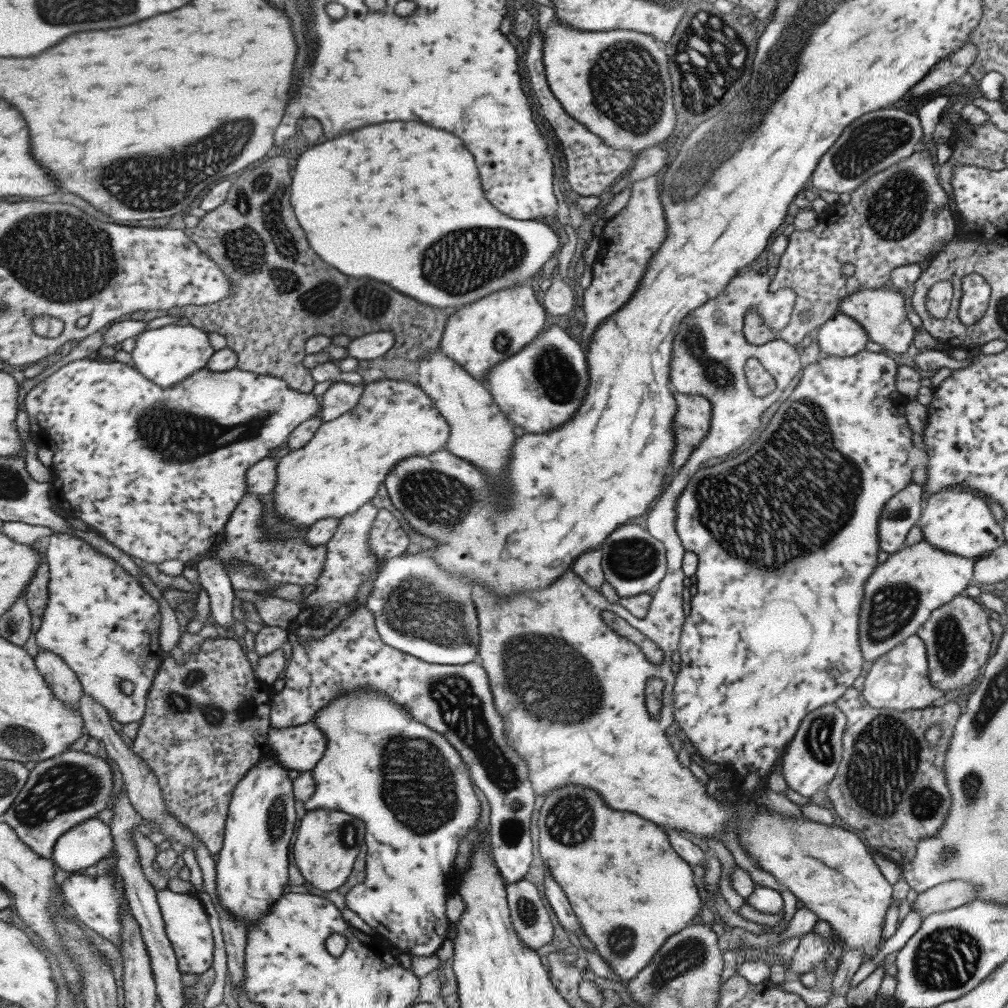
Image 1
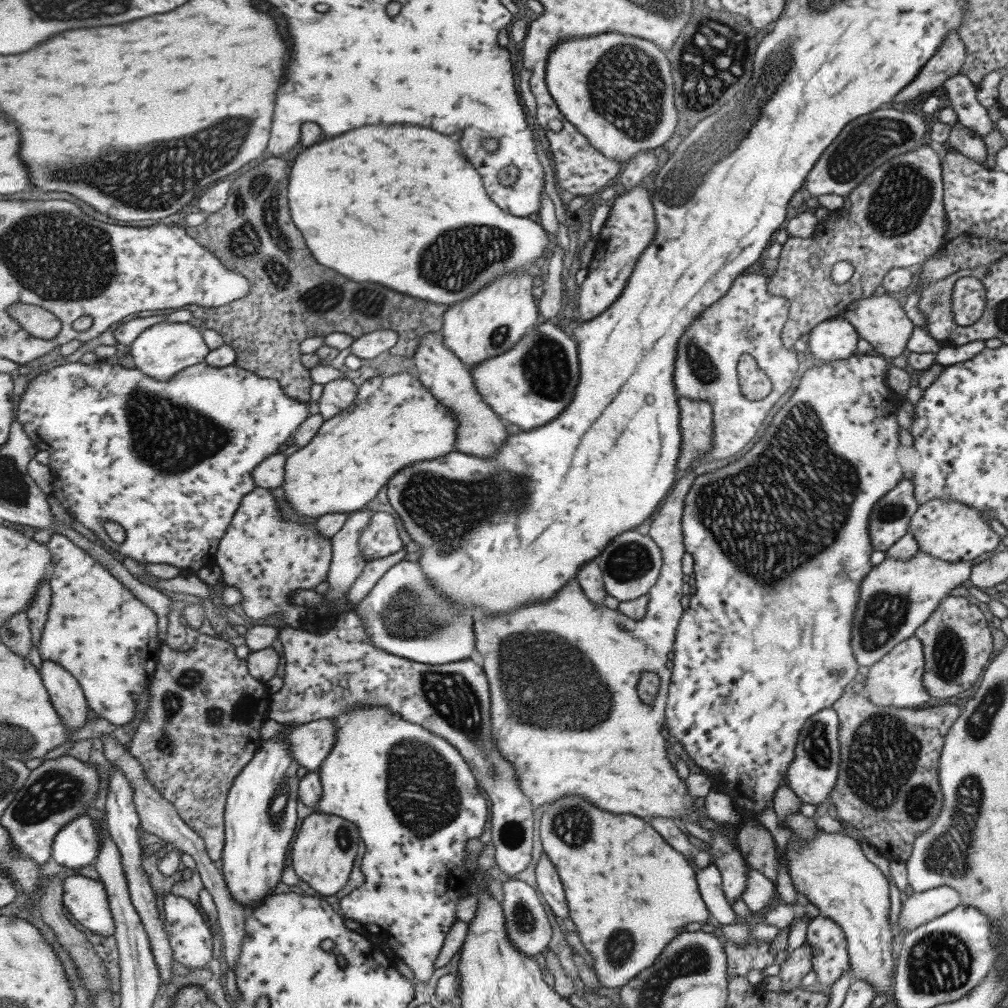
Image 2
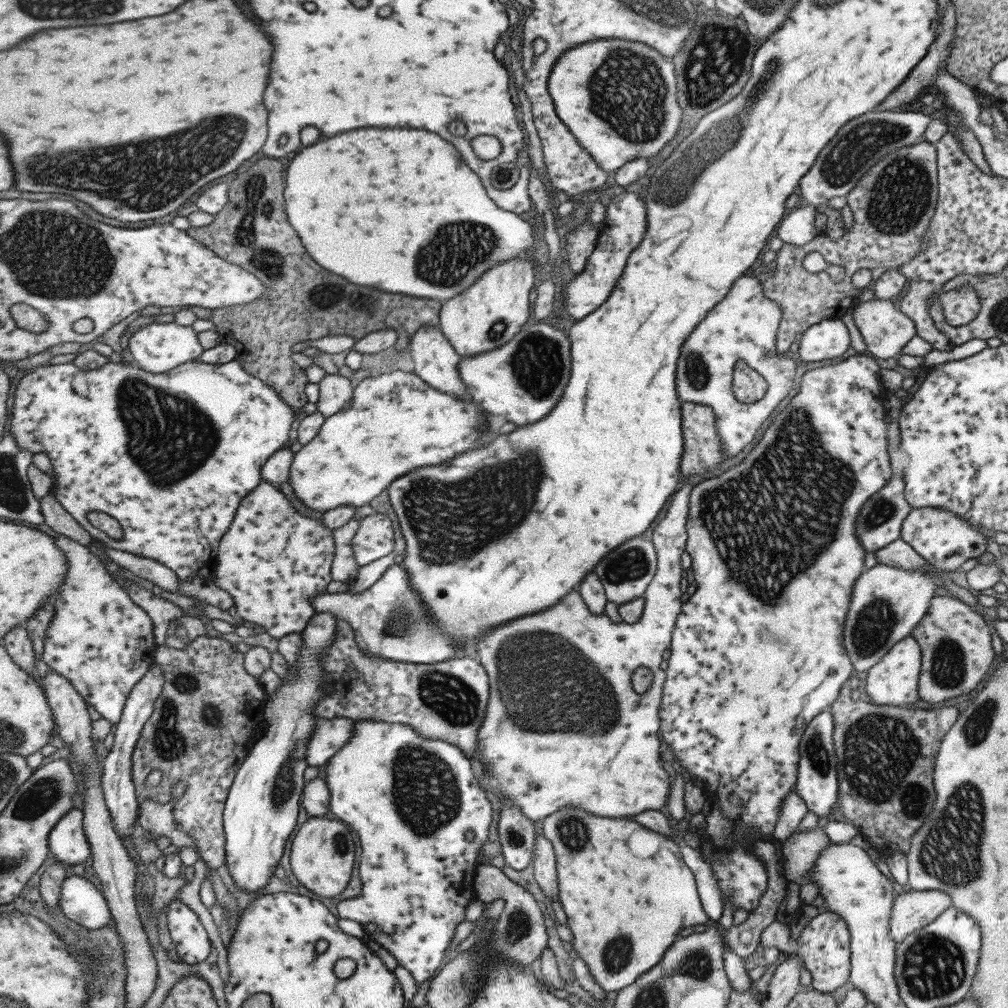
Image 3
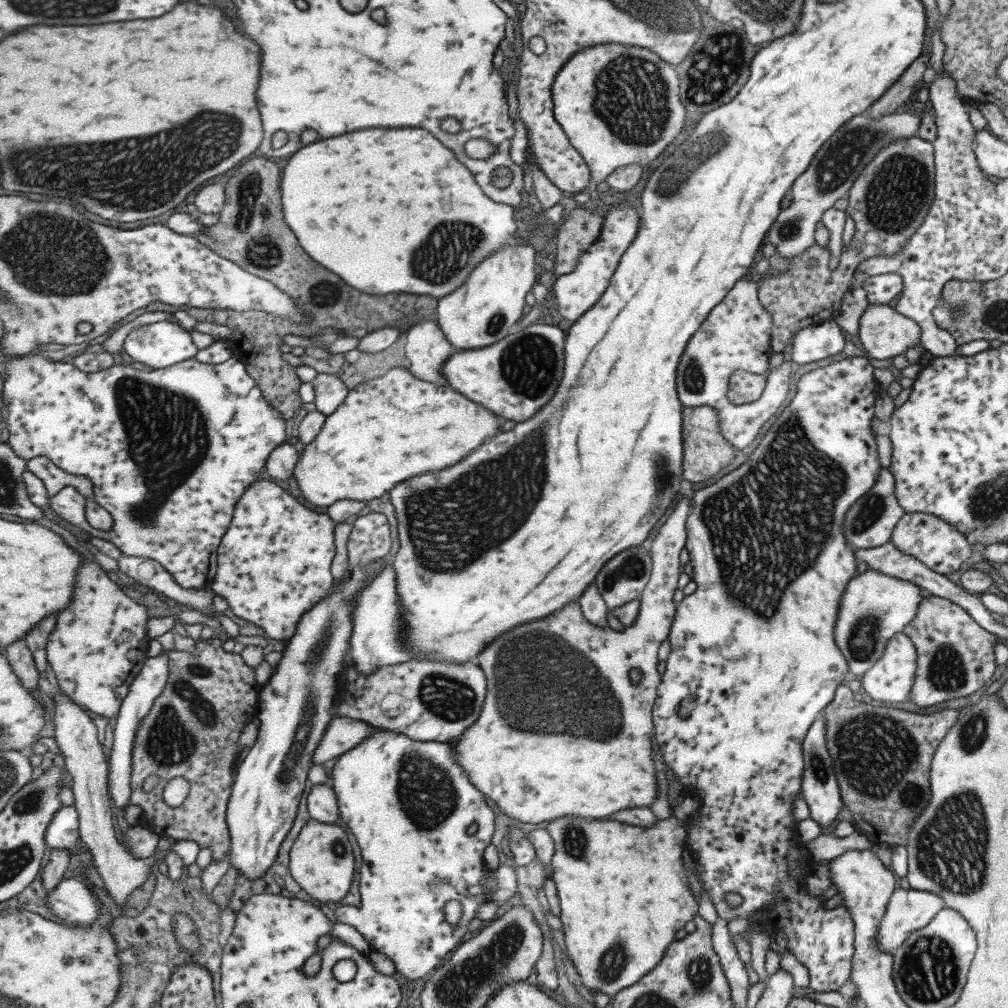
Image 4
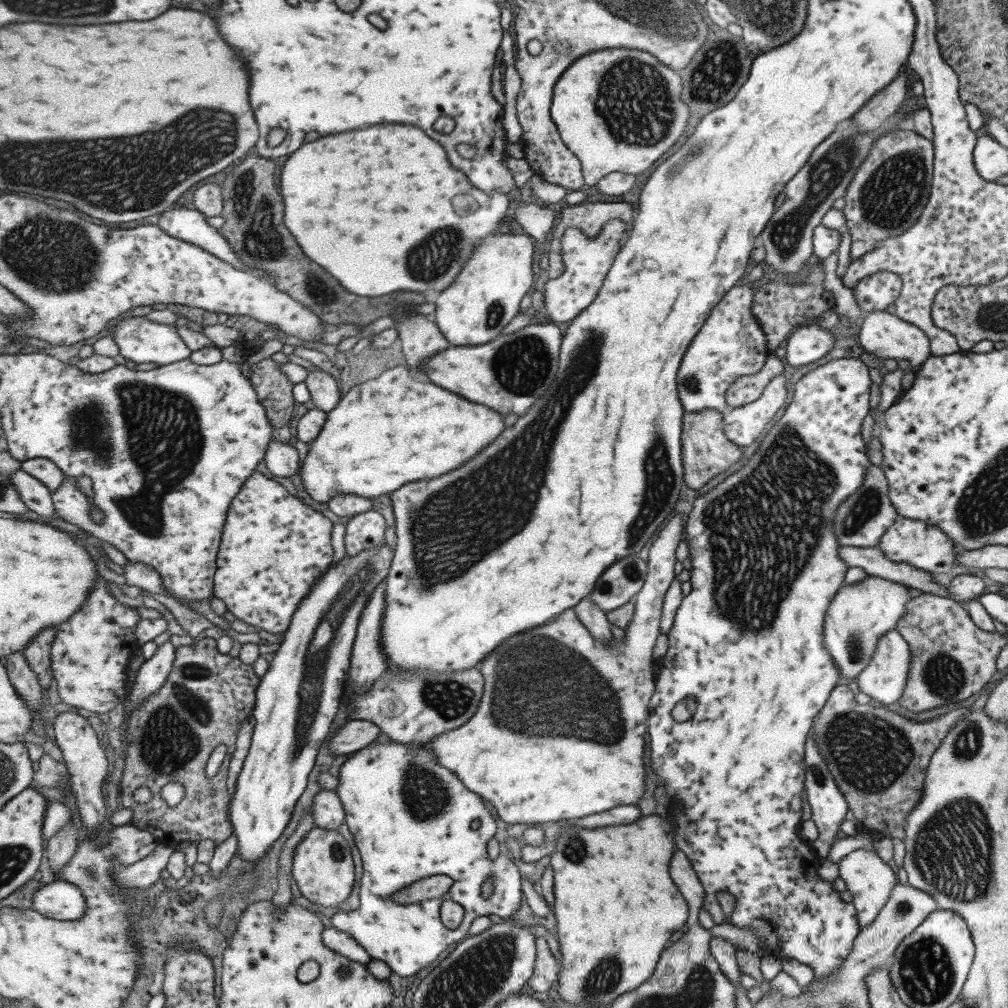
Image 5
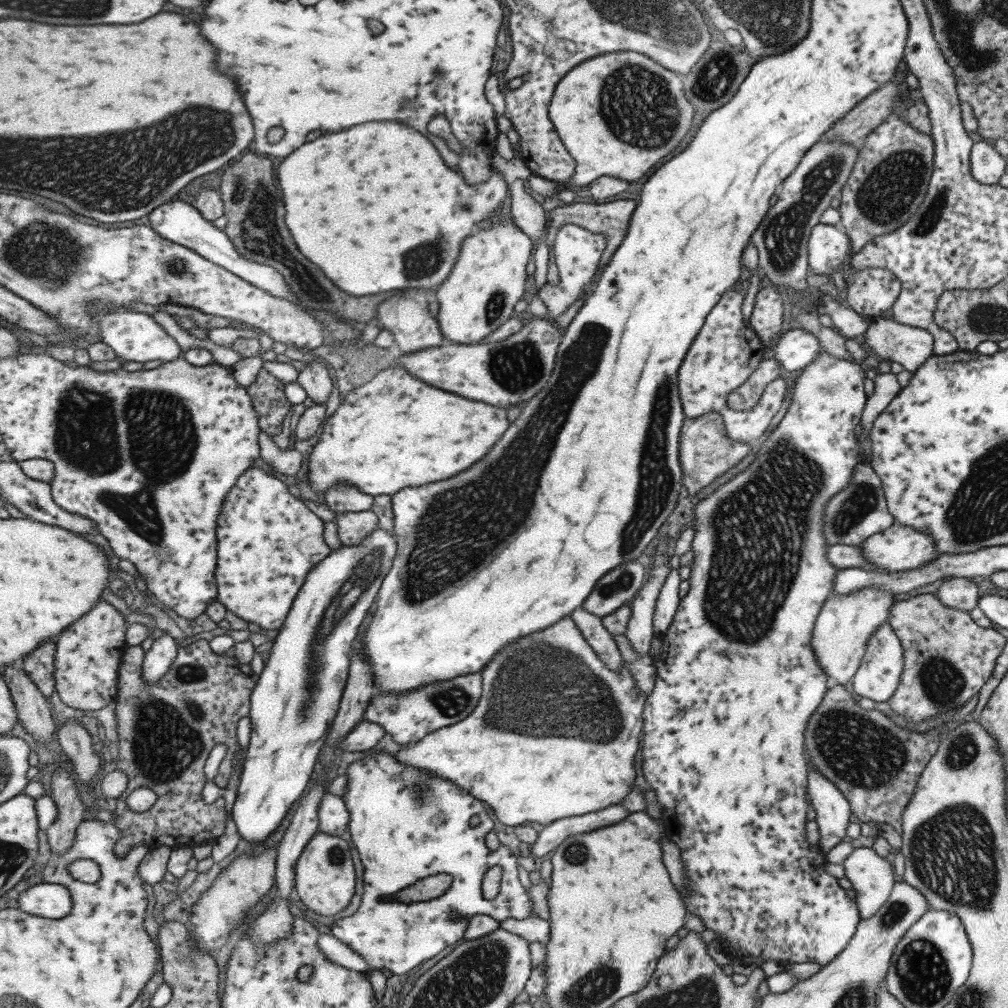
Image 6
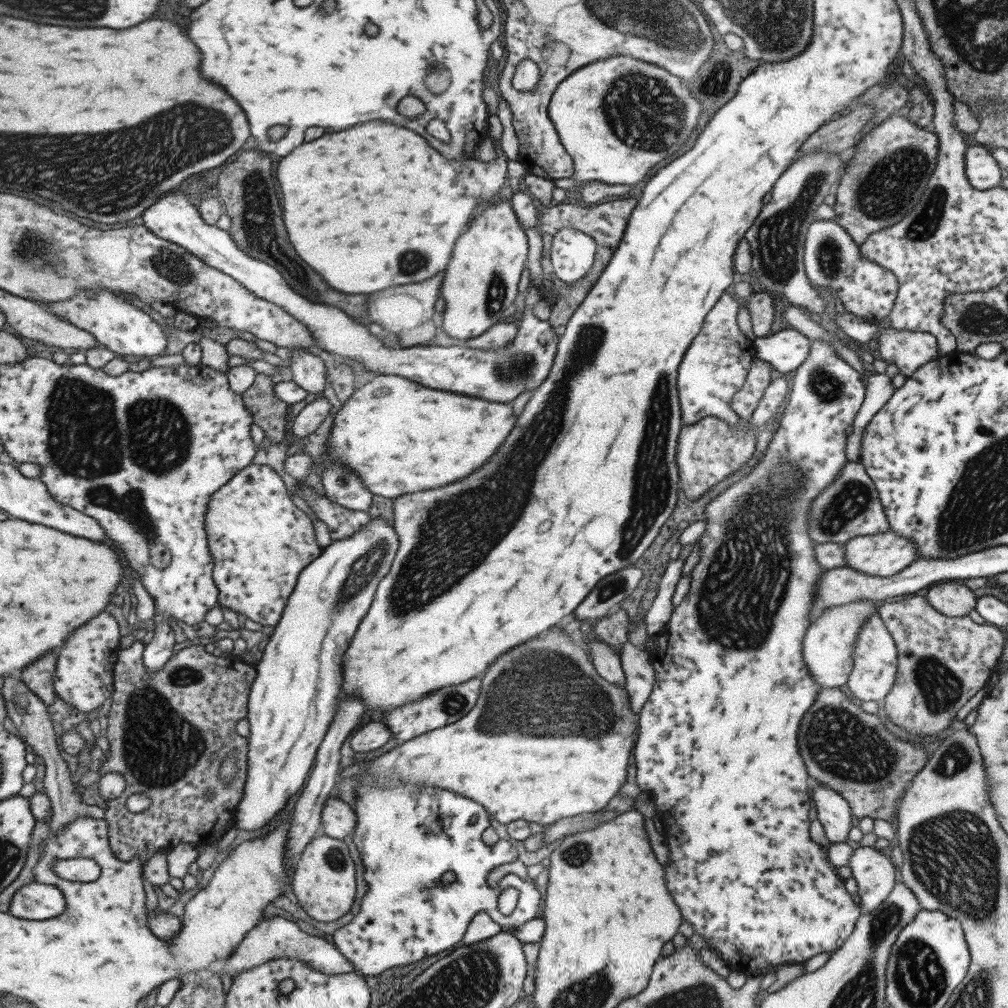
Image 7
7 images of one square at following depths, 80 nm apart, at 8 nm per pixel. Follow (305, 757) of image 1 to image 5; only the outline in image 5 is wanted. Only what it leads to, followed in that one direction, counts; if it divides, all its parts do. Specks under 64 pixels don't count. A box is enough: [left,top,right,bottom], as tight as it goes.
[329,720,383,757]

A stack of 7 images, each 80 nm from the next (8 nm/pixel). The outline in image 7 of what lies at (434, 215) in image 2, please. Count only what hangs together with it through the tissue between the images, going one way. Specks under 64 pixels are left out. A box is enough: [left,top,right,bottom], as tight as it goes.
[277,114,508,296]

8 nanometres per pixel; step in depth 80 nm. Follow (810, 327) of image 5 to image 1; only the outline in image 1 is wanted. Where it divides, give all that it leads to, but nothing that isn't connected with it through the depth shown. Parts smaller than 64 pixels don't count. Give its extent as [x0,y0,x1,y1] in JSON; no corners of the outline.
[815,313,866,356]

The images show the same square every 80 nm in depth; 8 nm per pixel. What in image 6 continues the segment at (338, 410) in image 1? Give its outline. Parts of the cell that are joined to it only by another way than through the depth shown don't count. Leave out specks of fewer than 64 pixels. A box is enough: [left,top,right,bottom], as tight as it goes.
[298,361,333,404]

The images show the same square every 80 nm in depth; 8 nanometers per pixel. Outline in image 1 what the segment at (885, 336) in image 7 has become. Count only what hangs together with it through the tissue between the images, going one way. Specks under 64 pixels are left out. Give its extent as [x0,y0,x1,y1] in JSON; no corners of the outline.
[839,288,914,354]

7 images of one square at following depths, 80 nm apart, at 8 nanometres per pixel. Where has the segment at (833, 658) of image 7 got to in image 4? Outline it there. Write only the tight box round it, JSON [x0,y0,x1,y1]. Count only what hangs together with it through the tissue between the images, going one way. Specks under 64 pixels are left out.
[832,569,921,675]

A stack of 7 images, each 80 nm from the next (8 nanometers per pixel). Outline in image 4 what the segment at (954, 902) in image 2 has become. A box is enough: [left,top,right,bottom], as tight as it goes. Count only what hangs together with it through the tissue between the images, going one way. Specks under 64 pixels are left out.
[874,888,944,952]

